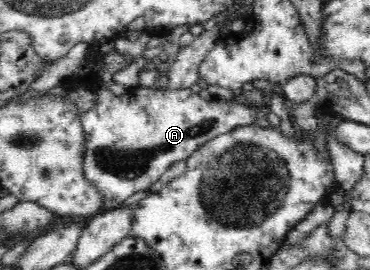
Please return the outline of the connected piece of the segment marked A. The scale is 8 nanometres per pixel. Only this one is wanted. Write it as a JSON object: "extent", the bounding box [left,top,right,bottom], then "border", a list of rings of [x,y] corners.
{"extent":[81,83,266,210],"border":[[[100,83],[95,106],[81,116],[86,134],[84,171],[105,195],[105,210],[114,210],[135,192],[148,191],[178,160],[186,160],[200,146],[228,134],[240,126],[266,118],[259,108],[233,100],[204,100],[190,88],[168,91],[137,86],[122,96],[114,96]]]}

